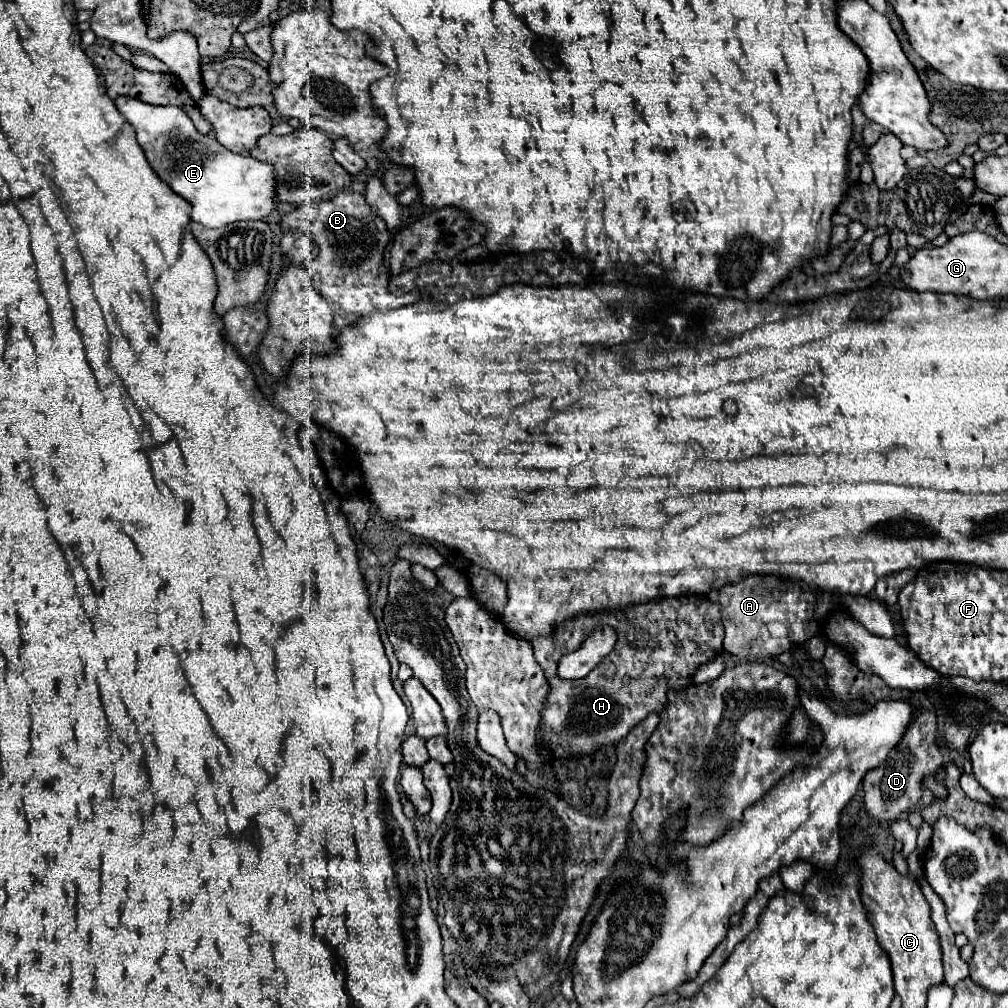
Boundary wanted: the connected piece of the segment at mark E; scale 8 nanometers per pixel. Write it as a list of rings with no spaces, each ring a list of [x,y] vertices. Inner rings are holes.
[[[120,96],[114,102],[136,128],[138,144],[160,180],[192,204],[194,222],[206,228],[222,228],[238,220],[262,220],[276,210],[276,178],[270,164],[234,154],[212,134],[200,134],[178,106],[148,106],[130,96]],[[182,138],[186,144],[182,144]]]

